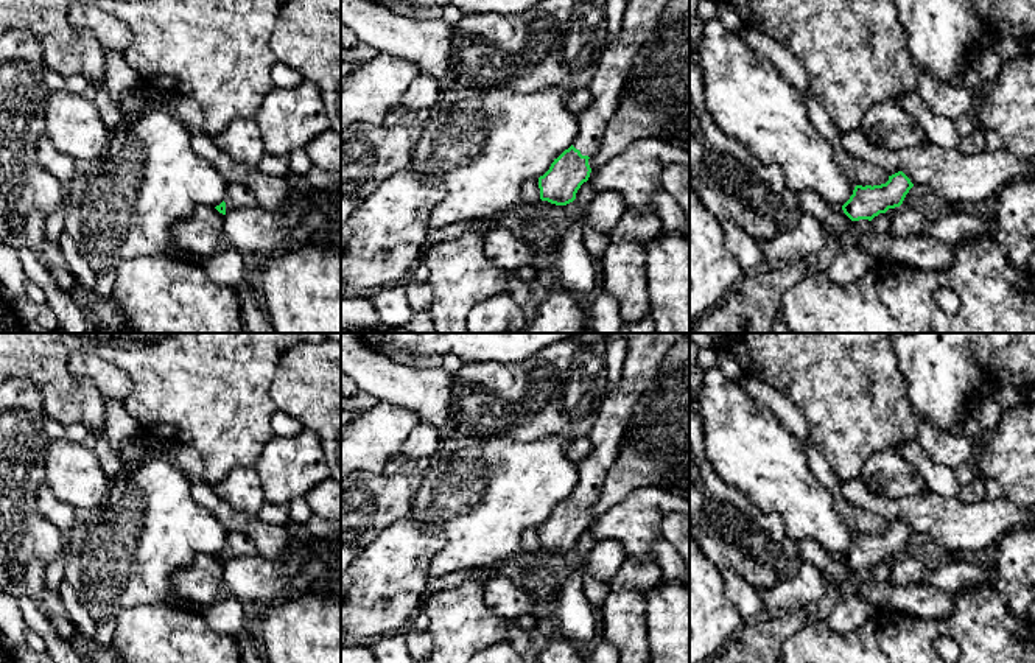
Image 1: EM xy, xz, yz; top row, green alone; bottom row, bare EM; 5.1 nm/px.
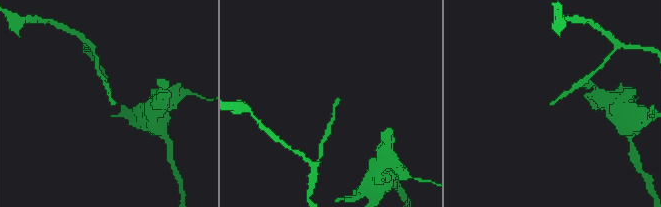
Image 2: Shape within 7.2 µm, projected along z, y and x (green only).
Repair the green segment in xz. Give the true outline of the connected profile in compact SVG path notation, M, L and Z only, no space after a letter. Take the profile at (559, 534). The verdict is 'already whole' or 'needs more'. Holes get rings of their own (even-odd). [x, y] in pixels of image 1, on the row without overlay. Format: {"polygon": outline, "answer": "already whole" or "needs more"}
{"polygon": "M626 333L629 350L623 375L609 388L588 439L591 451L577 462L579 482L549 518L539 526L540 548L567 554L588 529L590 504L598 498L609 467L618 456L621 439L638 400L652 386L658 367L674 342L685 333Z", "answer": "needs more"}

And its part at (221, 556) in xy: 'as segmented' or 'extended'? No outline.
extended

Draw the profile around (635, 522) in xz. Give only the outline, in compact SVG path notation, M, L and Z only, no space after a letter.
M641 487L593 518L588 531L596 540L619 542L626 557L655 562L665 581L685 581L685 562L661 534L663 517L675 510L689 517L689 500L660 487Z

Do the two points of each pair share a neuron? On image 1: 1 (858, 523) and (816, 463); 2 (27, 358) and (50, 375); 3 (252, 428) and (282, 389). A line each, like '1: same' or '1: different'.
1: same
2: same
3: different

